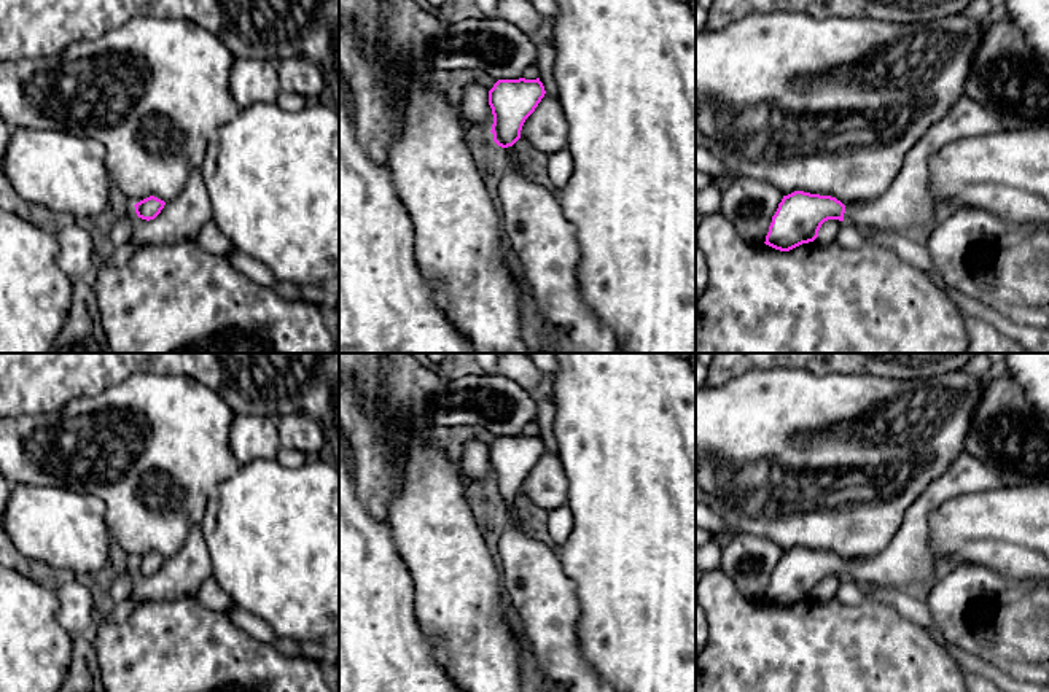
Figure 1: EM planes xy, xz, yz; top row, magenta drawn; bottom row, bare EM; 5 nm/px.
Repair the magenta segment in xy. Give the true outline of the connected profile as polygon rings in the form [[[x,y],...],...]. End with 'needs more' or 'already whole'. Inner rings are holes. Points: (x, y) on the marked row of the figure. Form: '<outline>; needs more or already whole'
[[[150,196],[140,202],[137,202],[134,207],[135,207],[135,213],[138,218],[142,220],[154,220],[161,210],[164,208],[166,202],[154,197],[154,196]]]; already whole

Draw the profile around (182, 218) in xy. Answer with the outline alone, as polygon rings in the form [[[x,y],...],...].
[[[193,170],[185,189],[154,220],[135,221],[135,237],[150,245],[196,240],[201,227],[212,220],[212,204],[204,178]]]

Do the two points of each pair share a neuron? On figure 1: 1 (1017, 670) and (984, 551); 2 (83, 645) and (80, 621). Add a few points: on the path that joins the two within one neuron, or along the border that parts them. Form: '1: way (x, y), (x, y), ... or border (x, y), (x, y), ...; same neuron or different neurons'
1: border (952, 563), (979, 563), (1010, 579); different neurons
2: border (89, 635), (74, 640); different neurons

